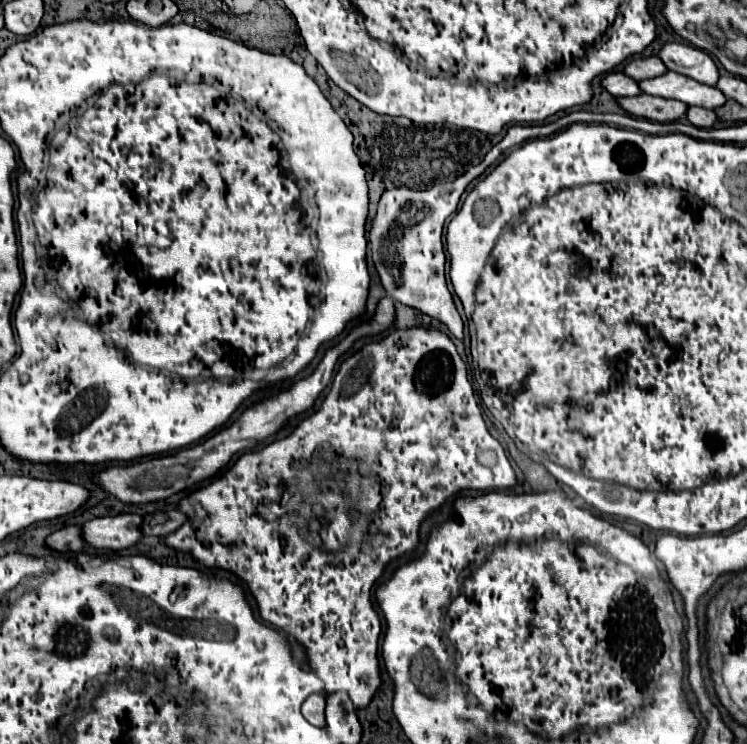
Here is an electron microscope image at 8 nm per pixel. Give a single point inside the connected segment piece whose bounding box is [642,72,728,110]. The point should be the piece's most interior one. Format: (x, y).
(672, 85)

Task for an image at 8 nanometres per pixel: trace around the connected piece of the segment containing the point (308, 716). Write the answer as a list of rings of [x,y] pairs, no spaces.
[[[324,693],[310,695],[301,706],[301,713],[310,724],[316,727],[325,726],[325,705]]]

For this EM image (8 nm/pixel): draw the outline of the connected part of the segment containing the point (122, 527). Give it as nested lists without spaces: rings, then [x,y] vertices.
[[[118,514],[112,518],[94,518],[82,526],[88,546],[104,548],[104,550],[124,550],[136,544],[142,538],[140,528],[130,530],[132,518],[142,524],[142,518],[136,514]]]

